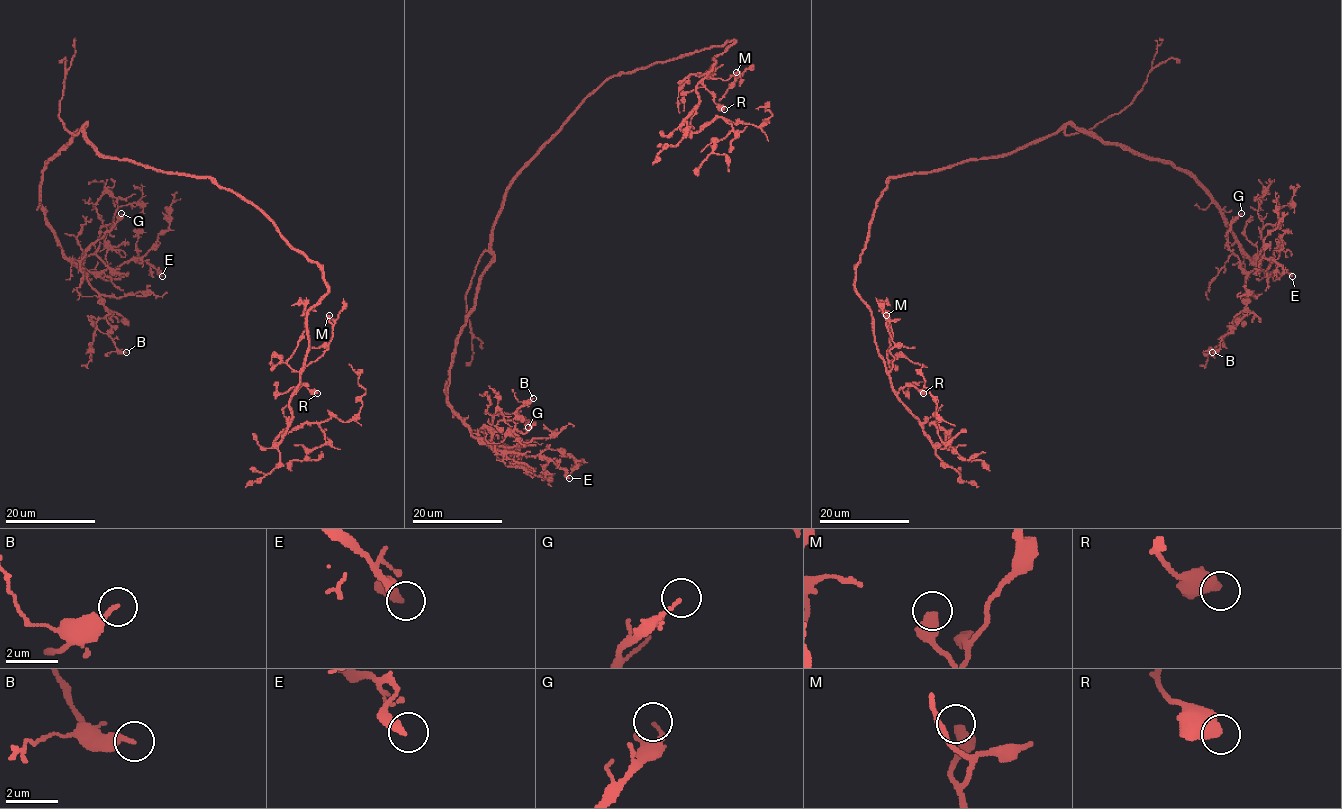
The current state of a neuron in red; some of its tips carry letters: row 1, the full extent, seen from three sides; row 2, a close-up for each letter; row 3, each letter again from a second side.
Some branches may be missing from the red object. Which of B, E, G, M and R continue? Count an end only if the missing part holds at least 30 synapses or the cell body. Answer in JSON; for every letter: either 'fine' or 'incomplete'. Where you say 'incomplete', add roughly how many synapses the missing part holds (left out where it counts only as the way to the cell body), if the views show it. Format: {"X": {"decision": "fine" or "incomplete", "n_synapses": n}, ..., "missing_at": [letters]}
{"B": {"decision": "fine"}, "E": {"decision": "fine"}, "G": {"decision": "fine"}, "M": {"decision": "fine"}, "R": {"decision": "fine"}, "missing_at": []}

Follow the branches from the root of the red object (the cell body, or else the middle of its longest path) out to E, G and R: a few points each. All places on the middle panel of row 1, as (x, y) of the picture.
E: (569, 115), (506, 193), (448, 387), (475, 437), (550, 458), (569, 478)
G: (569, 115), (506, 193), (450, 369), (448, 402), (474, 436), (488, 441), (498, 414), (528, 427)
R: (569, 115), (614, 76), (734, 41), (714, 58), (713, 67), (703, 79), (713, 100), (724, 109)

